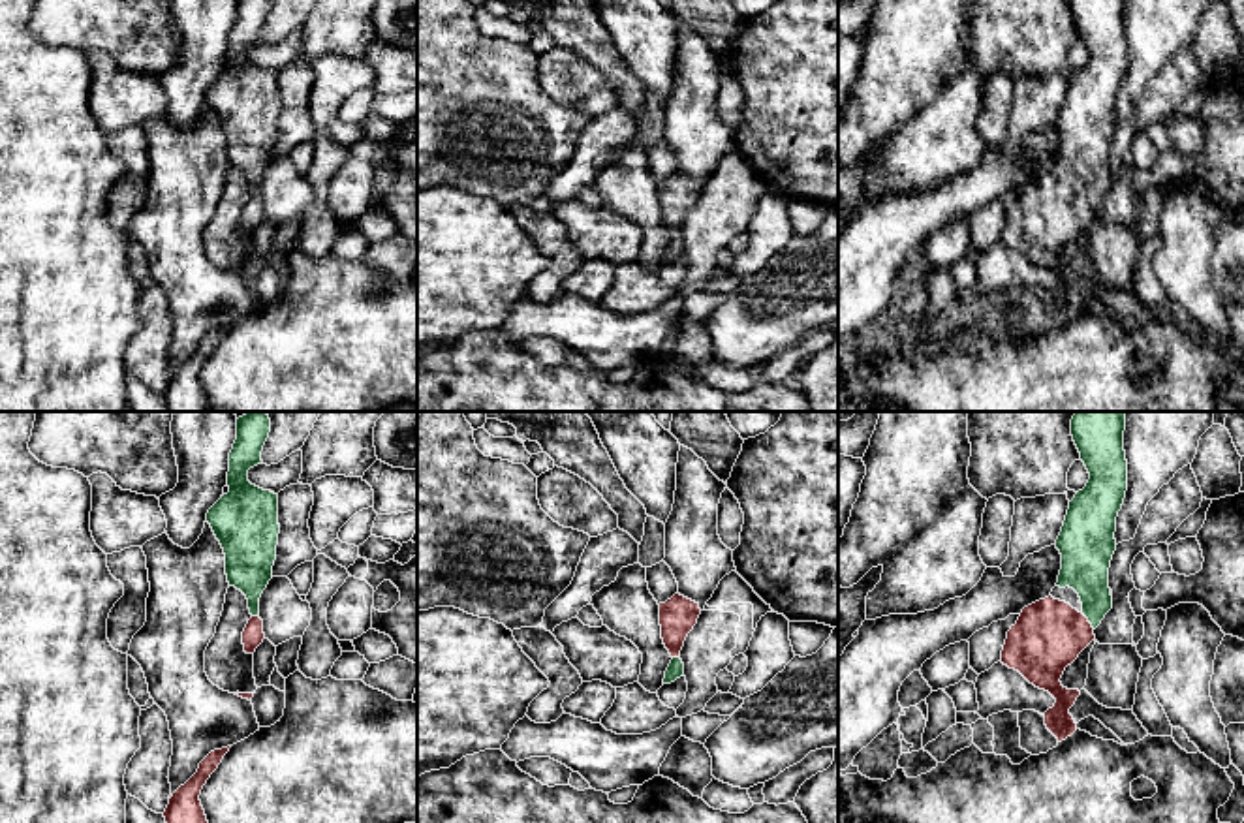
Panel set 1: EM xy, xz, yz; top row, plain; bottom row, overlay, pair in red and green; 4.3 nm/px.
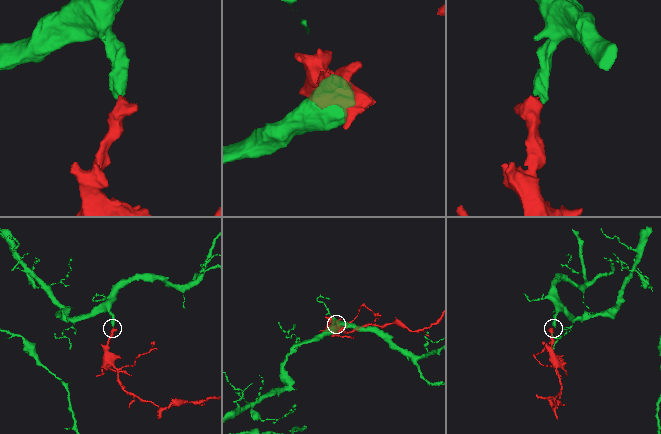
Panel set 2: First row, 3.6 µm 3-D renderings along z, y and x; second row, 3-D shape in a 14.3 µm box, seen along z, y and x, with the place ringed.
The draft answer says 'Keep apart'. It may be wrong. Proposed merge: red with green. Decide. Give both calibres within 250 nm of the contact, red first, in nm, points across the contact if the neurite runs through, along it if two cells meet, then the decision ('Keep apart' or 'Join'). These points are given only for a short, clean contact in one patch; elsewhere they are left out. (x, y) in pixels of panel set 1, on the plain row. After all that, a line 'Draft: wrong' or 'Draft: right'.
Thickness 300 nm (red) against 200 nm. Path across: yz (1049, 215), (1072, 211), (1087, 200), (1090, 158), (1085, 141). Join
Draft: wrong

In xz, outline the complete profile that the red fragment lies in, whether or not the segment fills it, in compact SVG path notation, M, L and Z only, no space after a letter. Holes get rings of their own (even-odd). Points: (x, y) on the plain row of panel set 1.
M675 173L665 182L660 182L661 218L673 237L665 250L663 263L671 263L684 254L680 229L684 225L688 212L697 203L699 194L699 182L680 173Z

